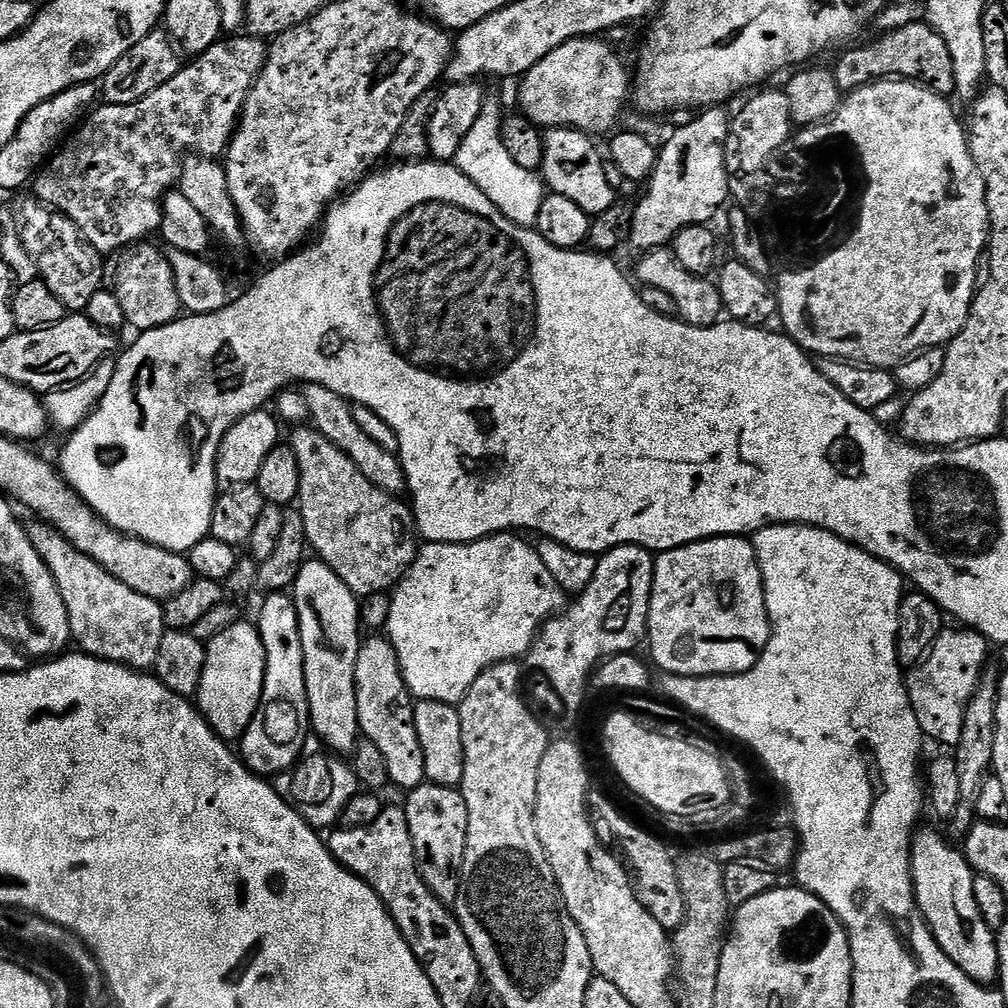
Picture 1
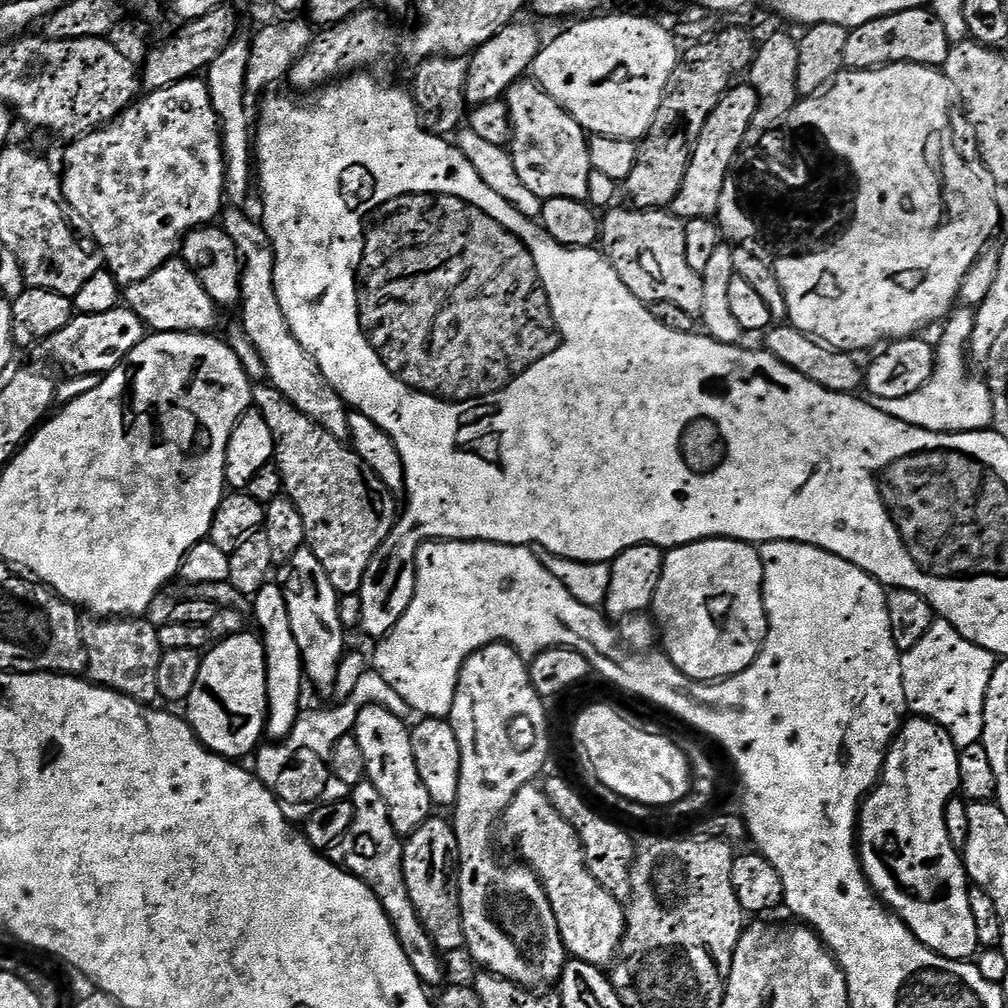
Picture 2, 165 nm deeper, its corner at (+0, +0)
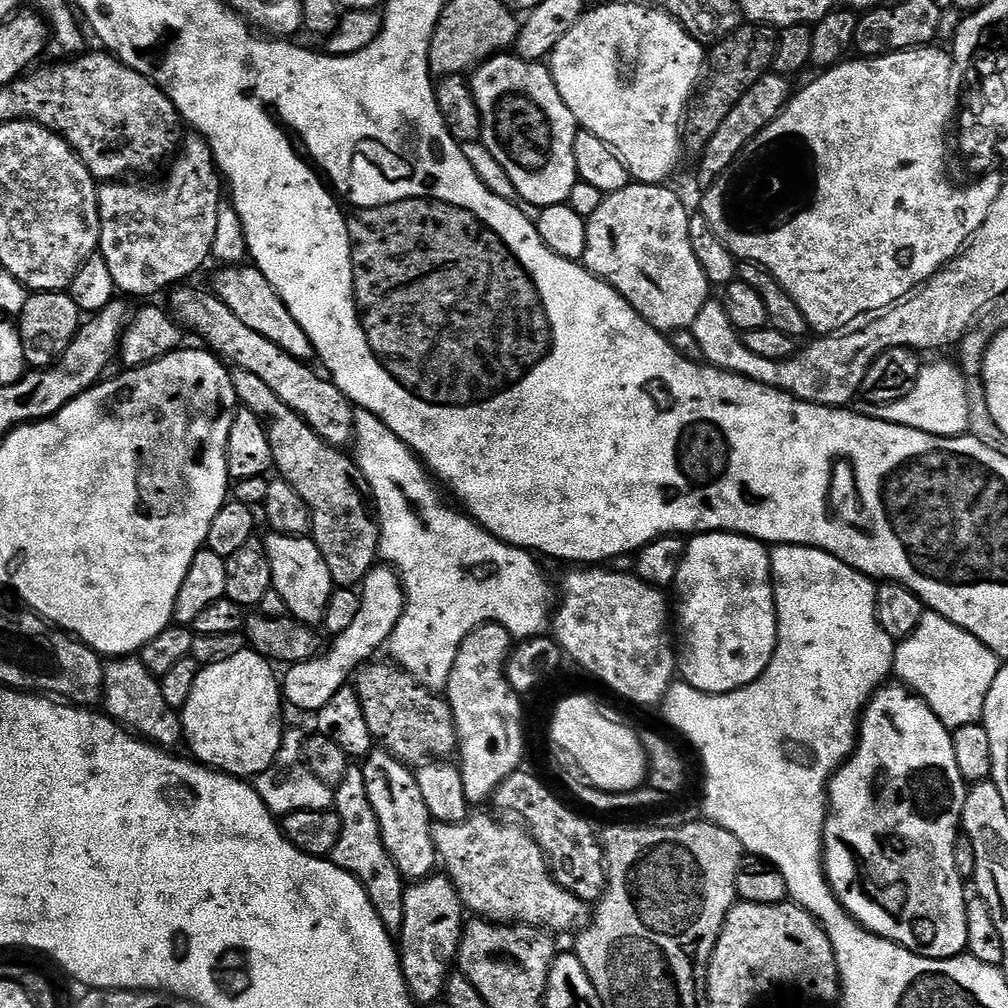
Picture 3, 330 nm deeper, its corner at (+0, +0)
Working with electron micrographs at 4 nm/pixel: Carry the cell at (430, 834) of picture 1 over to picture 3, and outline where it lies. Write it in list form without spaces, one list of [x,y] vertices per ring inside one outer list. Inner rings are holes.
[[[433,874],[425,880],[409,883],[404,889],[404,917],[402,930],[398,934],[398,951],[400,953],[400,969],[408,992],[417,1005],[432,1004],[443,997],[449,976],[453,975],[456,955],[460,949],[460,940],[464,936],[466,909],[460,900],[458,890],[444,874]]]

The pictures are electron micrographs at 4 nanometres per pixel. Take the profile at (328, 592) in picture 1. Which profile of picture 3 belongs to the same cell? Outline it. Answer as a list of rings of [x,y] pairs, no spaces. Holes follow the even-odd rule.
[[[268,534],[262,540],[270,570],[272,571],[272,587],[282,594],[287,615],[302,624],[320,626],[324,623],[326,606],[330,602],[333,590],[330,570],[318,550],[318,546],[308,536],[278,536]]]

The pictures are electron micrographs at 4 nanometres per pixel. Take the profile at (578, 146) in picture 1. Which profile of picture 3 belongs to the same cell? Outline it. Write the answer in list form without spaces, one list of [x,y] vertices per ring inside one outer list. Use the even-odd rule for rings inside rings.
[[[501,54],[475,69],[470,76],[470,85],[484,123],[483,146],[494,154],[498,166],[506,170],[506,178],[514,182],[514,190],[518,190],[521,200],[539,209],[567,204],[570,190],[574,190],[578,183],[574,166],[574,138],[578,125],[574,114],[570,114],[570,106],[566,106],[566,102],[562,102],[562,94],[558,94],[551,67],[521,60],[516,54]]]

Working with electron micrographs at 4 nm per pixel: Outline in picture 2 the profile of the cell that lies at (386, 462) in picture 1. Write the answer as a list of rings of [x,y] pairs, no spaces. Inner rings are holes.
[[[228,206],[222,212],[223,230],[234,242],[242,261],[239,323],[249,336],[249,345],[262,356],[262,371],[268,375],[267,383],[277,388],[284,399],[289,400],[302,414],[306,414],[306,418],[322,426],[322,430],[334,434],[334,438],[347,441],[350,437],[350,409],[338,390],[334,390],[334,386],[326,382],[326,374],[322,374],[318,362],[314,362],[306,346],[302,346],[302,342],[294,338],[294,330],[290,330],[290,322],[286,322],[286,314],[282,314],[282,306],[278,302],[274,286],[276,259],[272,253],[272,243],[264,232],[263,223],[256,221],[255,224],[244,211],[240,206]]]

